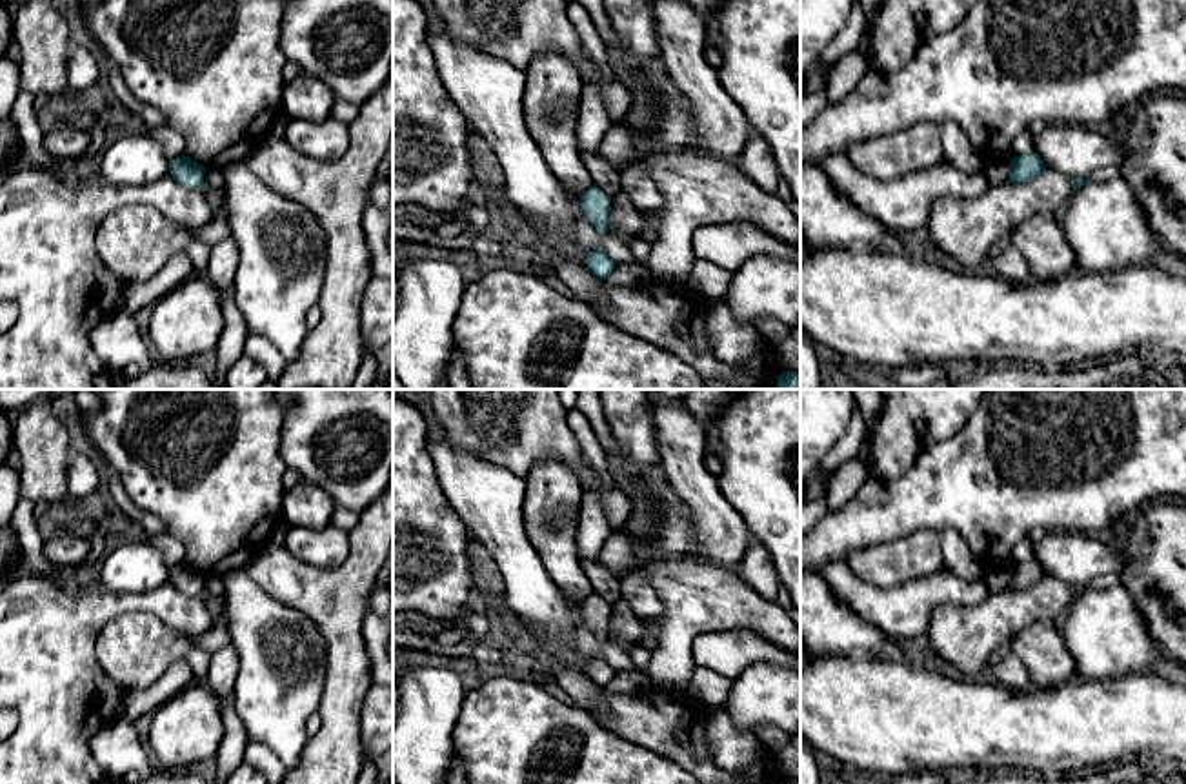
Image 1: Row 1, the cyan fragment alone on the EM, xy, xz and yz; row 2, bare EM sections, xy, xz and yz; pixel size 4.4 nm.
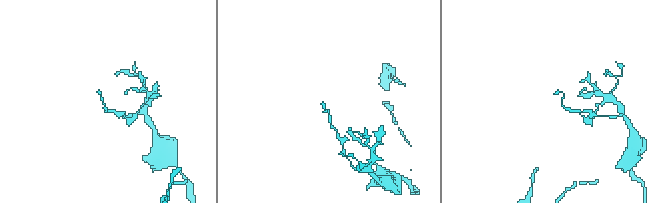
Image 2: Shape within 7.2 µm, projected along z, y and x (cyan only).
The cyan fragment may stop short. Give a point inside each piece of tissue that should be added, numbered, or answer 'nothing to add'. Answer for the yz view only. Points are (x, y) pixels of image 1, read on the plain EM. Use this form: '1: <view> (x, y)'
nothing to add

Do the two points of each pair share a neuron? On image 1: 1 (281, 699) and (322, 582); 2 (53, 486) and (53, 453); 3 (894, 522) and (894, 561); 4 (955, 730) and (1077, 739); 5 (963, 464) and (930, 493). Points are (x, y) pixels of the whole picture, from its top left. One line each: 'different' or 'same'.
1: different
2: same
3: different
4: same
5: same

